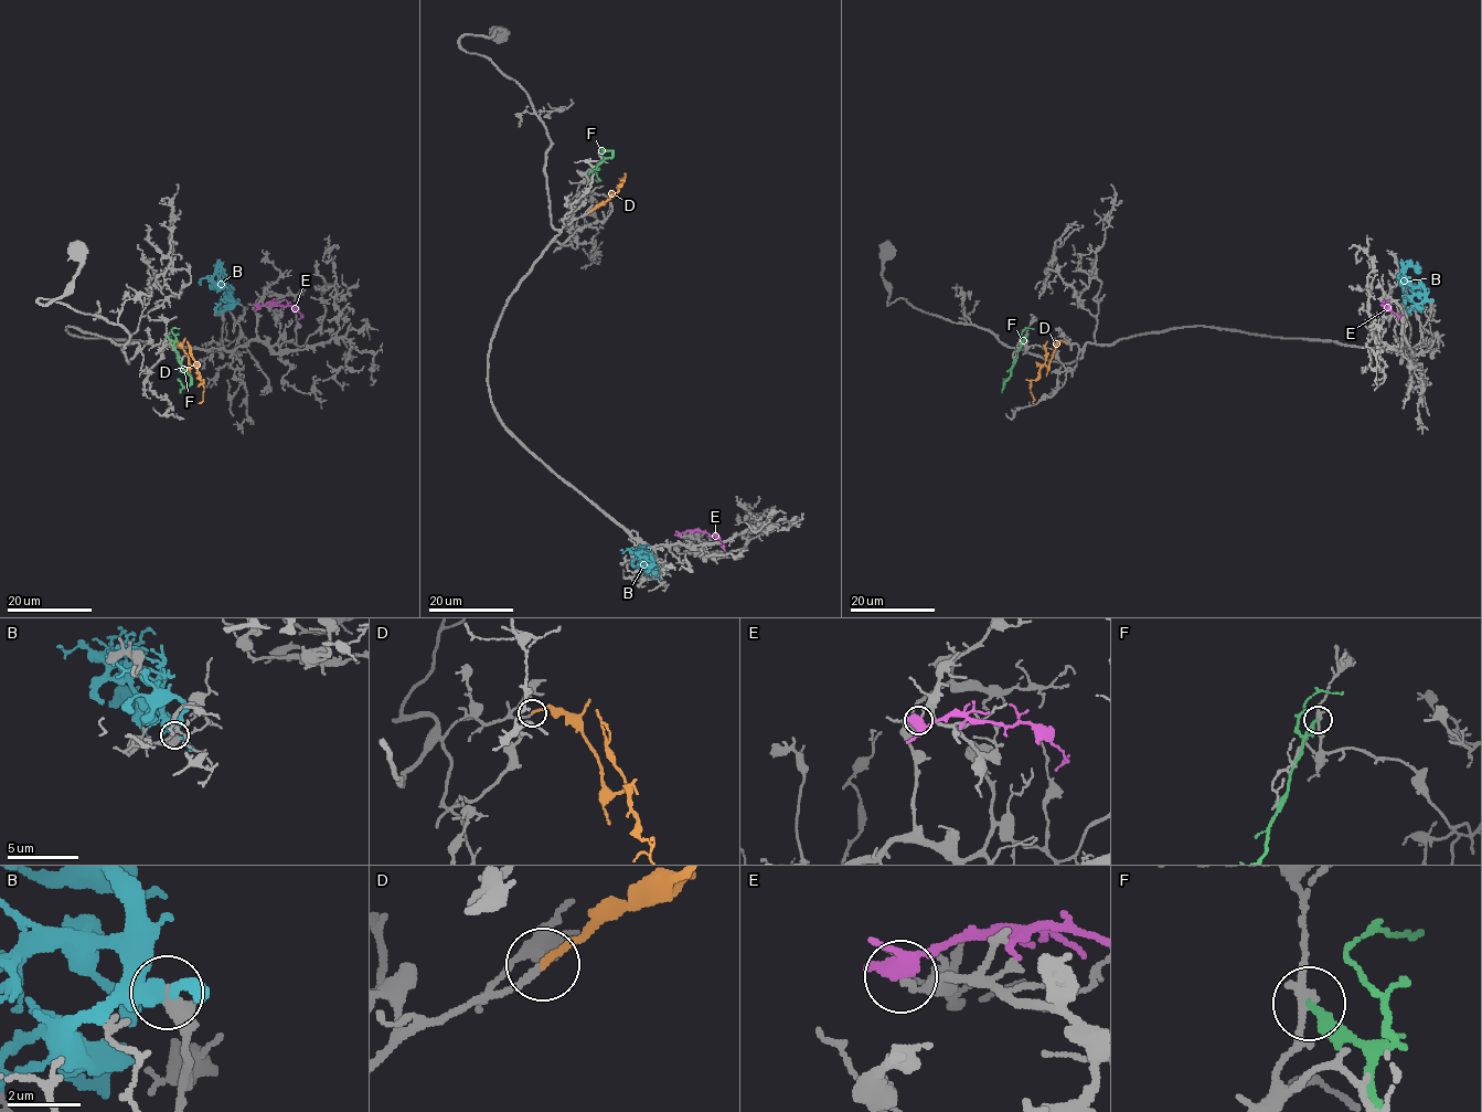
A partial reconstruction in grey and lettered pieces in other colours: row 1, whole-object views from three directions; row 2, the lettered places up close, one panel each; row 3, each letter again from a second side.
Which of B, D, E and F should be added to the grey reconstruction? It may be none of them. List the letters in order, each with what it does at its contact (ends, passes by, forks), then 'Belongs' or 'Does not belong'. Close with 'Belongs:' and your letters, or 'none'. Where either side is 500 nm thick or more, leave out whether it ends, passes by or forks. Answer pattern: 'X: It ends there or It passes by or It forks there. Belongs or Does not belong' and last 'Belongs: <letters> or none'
B: It passes by. Does not belong
D: It ends there. Belongs
E: It passes by. Does not belong
F: It ends there. Does not belong
Belongs: D

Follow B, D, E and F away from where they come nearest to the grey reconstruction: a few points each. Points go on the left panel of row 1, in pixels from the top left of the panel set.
B: (234, 300), (232, 289), (222, 286), (219, 266), (223, 272)
D: (168, 341), (176, 340), (190, 363), (196, 366), (203, 391), (199, 403)
E: (257, 305), (292, 306), (301, 316), (299, 319)
F: (167, 337), (173, 341), (178, 360), (190, 377), (190, 383), (187, 387), (178, 379)

